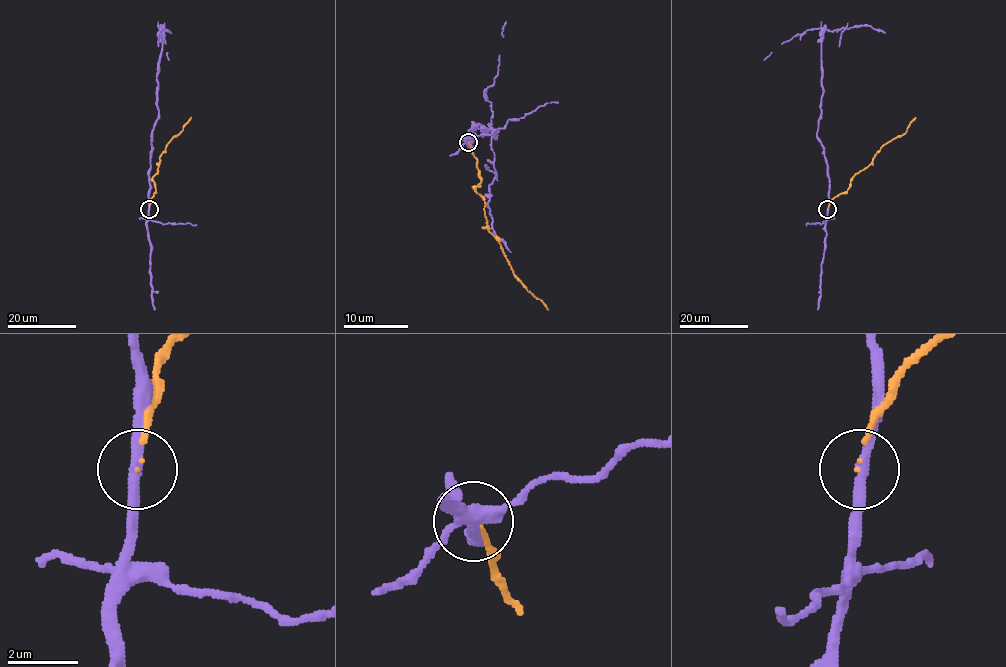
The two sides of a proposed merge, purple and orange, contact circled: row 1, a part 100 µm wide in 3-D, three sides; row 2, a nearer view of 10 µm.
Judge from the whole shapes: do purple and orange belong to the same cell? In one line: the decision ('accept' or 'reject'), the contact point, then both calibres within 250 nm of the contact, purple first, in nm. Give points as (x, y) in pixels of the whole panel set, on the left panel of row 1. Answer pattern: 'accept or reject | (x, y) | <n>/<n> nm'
reject | (149, 209) | 280/30 nm

